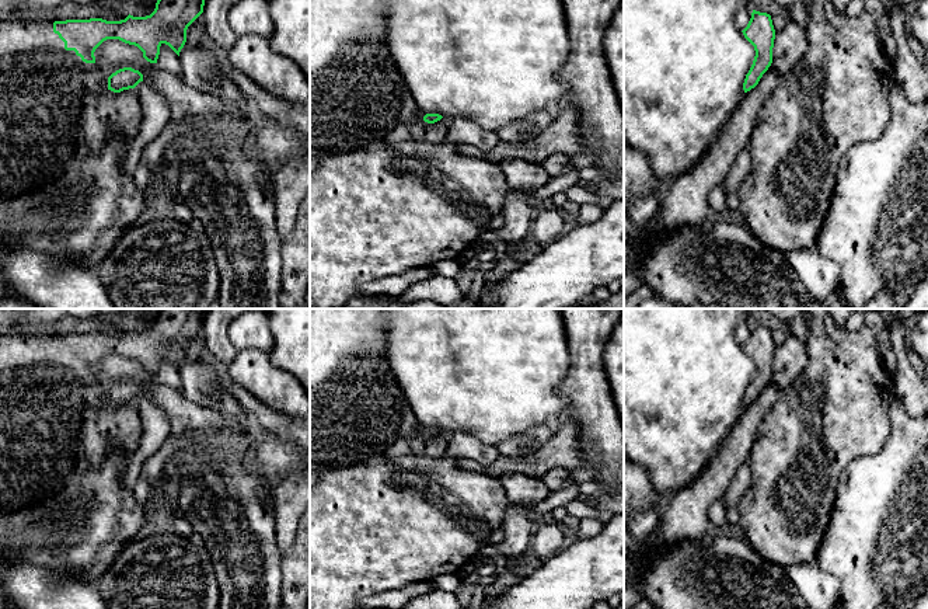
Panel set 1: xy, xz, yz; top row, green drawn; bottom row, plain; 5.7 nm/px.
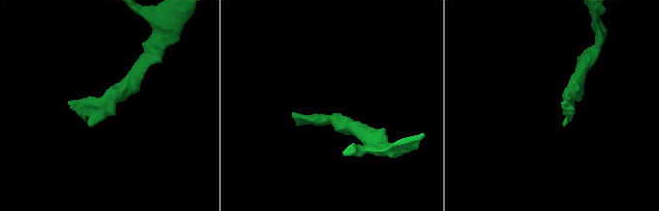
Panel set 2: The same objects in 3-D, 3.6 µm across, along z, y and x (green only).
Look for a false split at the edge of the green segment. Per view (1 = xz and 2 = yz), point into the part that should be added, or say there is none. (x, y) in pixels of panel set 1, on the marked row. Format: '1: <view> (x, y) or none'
1: xz (358, 96)
2: none

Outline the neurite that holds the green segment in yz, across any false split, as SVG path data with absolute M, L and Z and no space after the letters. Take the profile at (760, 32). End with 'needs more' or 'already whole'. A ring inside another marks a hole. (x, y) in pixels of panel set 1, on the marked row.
M753 10L751 18L742 32L756 51L753 65L743 83L743 90L747 93L758 84L772 63L775 29L771 15Z | already whole

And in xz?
M310 0L310 157L322 160L384 142L402 123L435 123L443 116L421 111L387 45L387 0Z | needs more

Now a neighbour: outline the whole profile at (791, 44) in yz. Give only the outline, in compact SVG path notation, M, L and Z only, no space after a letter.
M789 18L785 28L775 32L771 67L782 77L798 66L806 52L806 29Z

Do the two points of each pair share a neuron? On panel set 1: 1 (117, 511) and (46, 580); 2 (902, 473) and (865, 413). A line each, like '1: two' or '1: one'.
1: two
2: two

